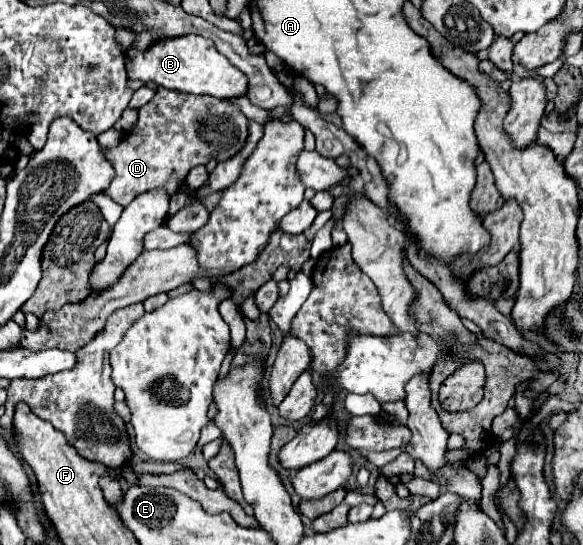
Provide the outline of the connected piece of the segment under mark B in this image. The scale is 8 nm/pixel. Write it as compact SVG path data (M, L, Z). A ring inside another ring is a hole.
M185 35L185 39L165 39L165 43L155 43L149 47L149 51L127 51L125 55L125 67L127 67L127 79L137 79L143 83L155 83L159 87L171 89L171 91L181 91L181 93L191 93L191 95L211 95L217 99L229 99L247 93L247 77L225 59L215 47L213 41L199 37L199 35Z

